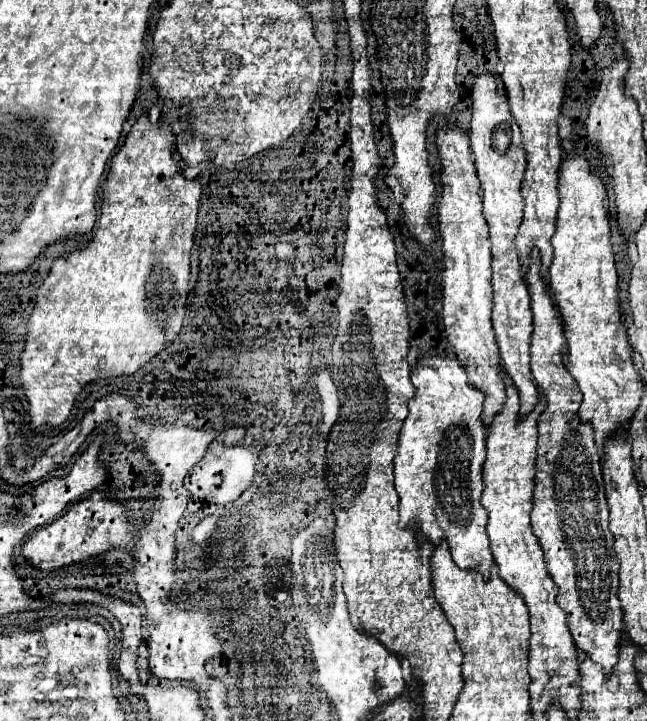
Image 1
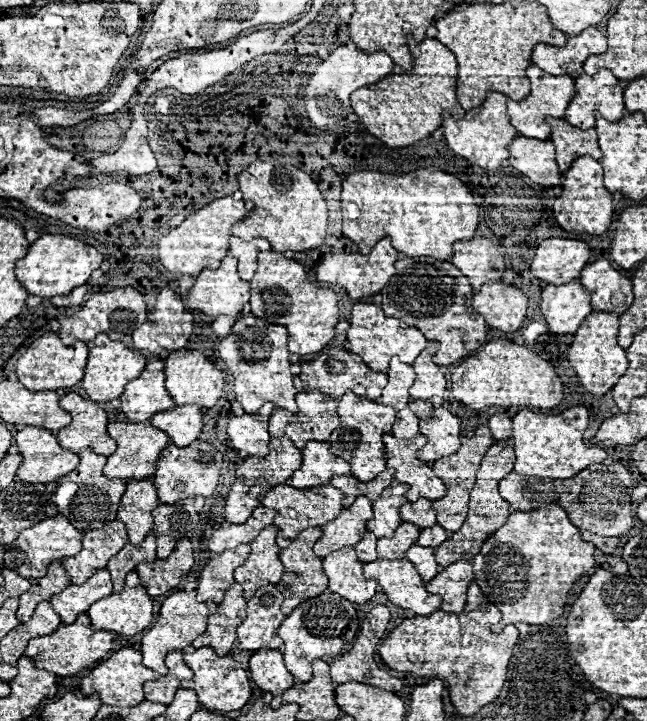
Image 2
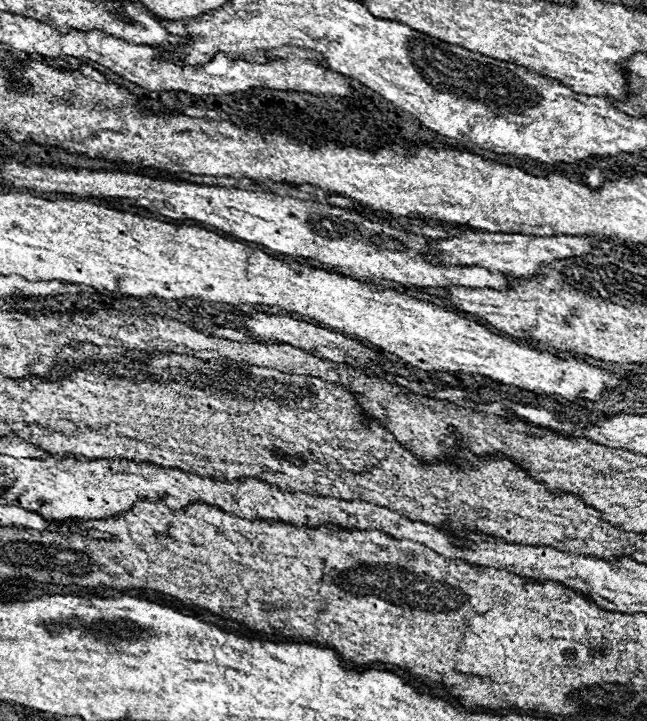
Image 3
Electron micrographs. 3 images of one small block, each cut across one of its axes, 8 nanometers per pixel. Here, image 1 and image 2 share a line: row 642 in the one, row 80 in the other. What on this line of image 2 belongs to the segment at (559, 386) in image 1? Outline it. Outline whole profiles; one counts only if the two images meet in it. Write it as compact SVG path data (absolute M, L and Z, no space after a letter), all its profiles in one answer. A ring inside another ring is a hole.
M600 70L594 76L582 74L576 78L578 94L572 98L564 120L576 128L594 128L596 118L606 118L616 122L624 118L626 108L622 102L622 92L626 84L614 78L610 70Z

